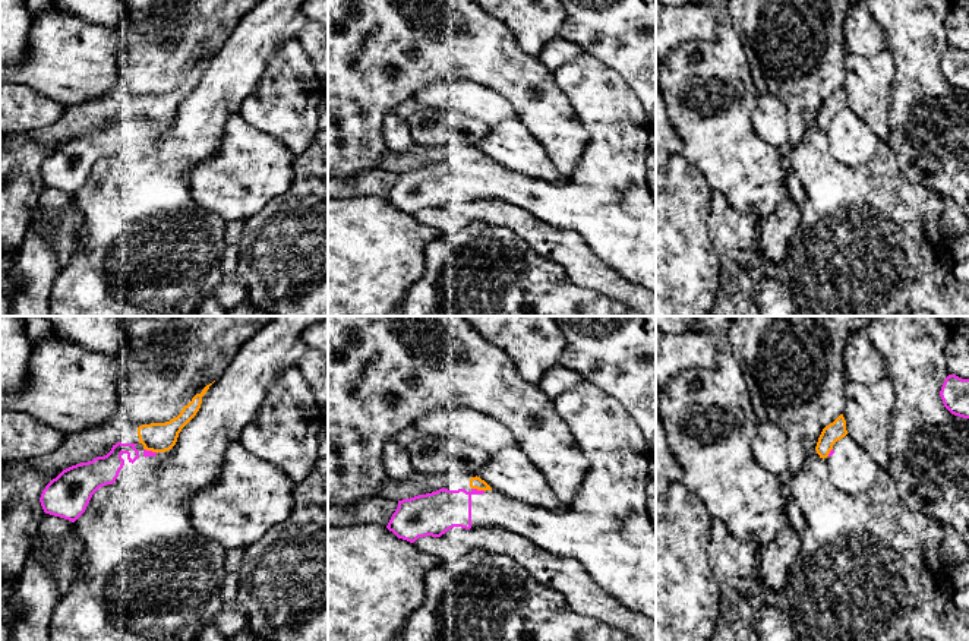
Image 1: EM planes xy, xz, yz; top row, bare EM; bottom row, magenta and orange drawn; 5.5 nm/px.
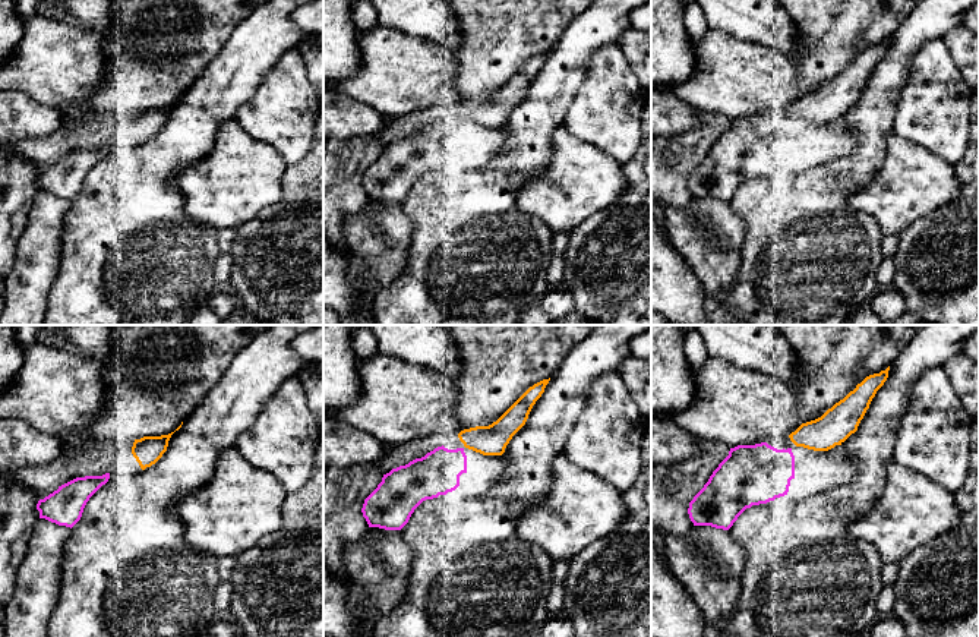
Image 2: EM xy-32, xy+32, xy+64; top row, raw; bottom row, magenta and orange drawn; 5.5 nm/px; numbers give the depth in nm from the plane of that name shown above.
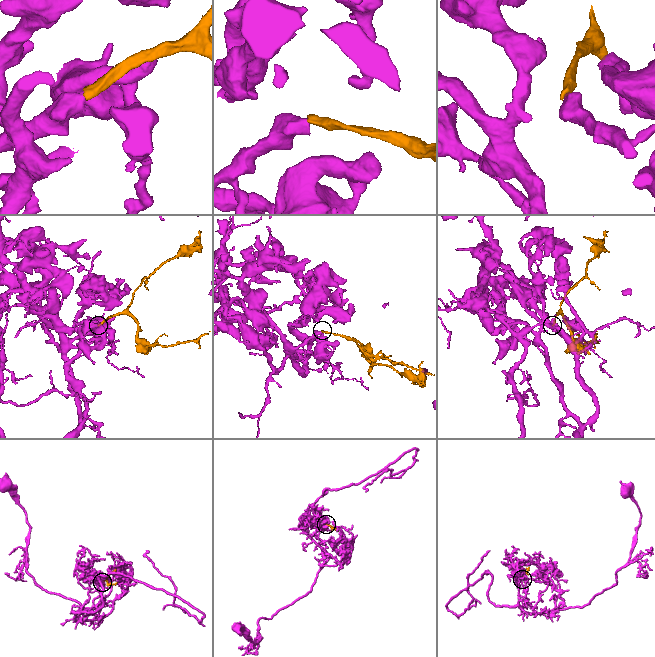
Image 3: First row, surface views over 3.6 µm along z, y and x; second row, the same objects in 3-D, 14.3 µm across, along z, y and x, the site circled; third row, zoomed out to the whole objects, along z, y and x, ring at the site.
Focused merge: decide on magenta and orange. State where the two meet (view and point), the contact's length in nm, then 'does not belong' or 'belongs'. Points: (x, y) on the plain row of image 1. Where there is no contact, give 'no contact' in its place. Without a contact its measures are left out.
xz (479, 163) | 80 nm | belongs

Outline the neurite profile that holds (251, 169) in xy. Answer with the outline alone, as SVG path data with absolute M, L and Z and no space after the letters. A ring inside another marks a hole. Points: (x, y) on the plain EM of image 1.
M236 113L225 123L218 152L190 168L192 199L198 208L215 212L224 221L246 221L291 189L294 158L284 143L252 127Z

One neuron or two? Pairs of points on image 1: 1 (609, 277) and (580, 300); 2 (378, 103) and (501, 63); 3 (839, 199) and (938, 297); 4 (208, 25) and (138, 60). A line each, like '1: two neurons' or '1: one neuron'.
1: two neurons
2: one neuron
3: one neuron
4: one neuron

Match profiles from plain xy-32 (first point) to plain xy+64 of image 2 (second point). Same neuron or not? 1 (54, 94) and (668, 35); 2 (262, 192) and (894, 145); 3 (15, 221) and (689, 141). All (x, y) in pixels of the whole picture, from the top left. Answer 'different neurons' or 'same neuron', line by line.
1: different neurons
2: same neuron
3: same neuron

